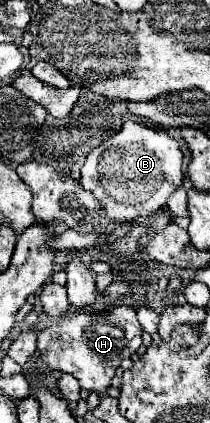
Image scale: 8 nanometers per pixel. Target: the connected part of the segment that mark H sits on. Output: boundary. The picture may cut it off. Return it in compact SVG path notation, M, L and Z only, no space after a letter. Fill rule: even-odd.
M110 306L106 310L76 310L52 328L44 328L38 332L38 350L46 368L62 370L72 374L80 386L88 392L96 392L100 396L108 394L110 382L116 376L116 370L122 358L136 354L142 344L142 326L136 318L134 306ZM98 320L108 320L116 324L100 324Z

